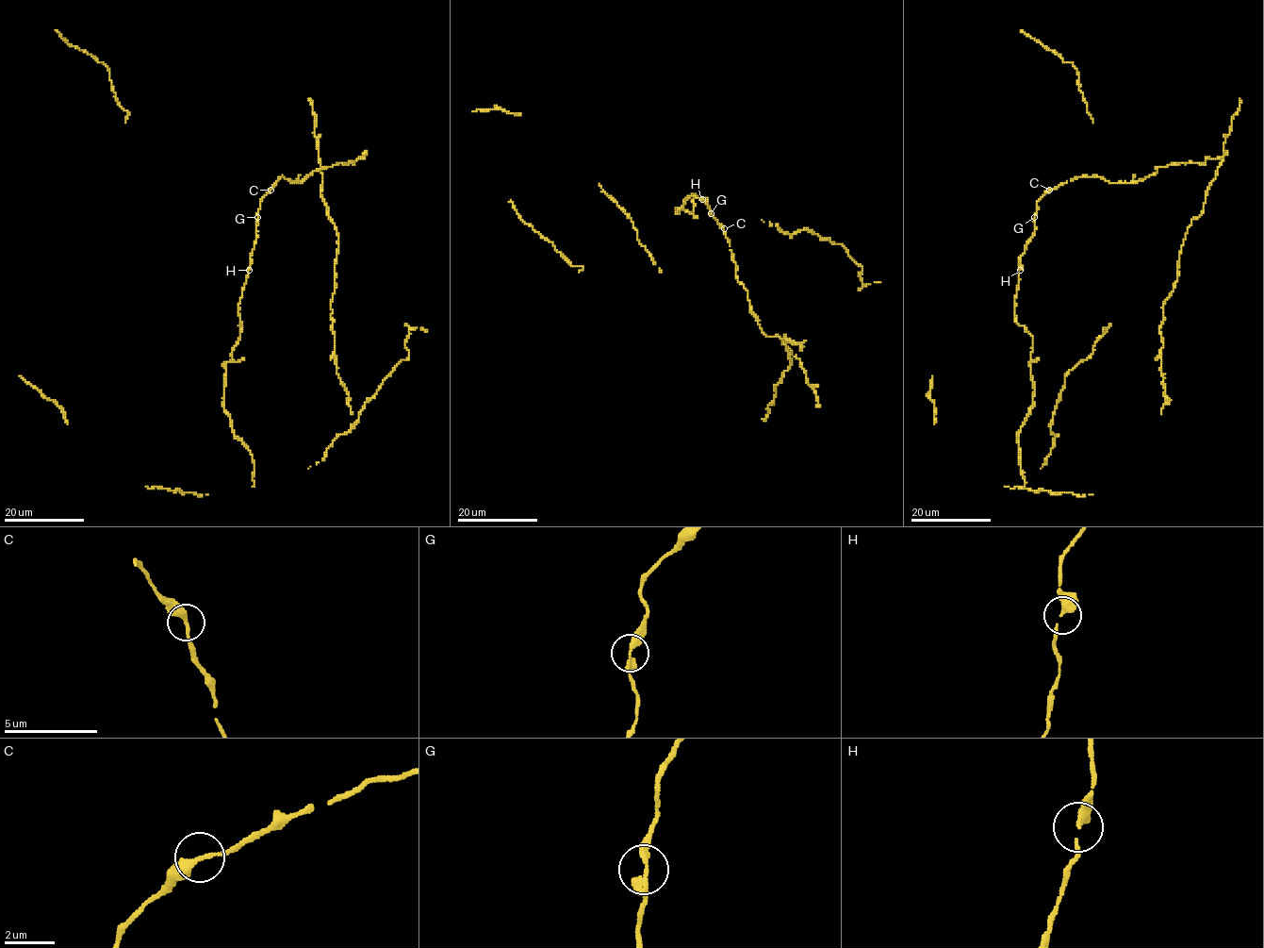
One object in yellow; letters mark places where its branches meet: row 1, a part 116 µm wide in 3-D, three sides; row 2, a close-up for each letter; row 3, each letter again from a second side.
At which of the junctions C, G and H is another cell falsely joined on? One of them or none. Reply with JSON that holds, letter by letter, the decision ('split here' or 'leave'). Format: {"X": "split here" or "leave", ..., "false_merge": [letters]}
{"C": "leave", "G": "leave", "H": "leave", "false_merge": []}

